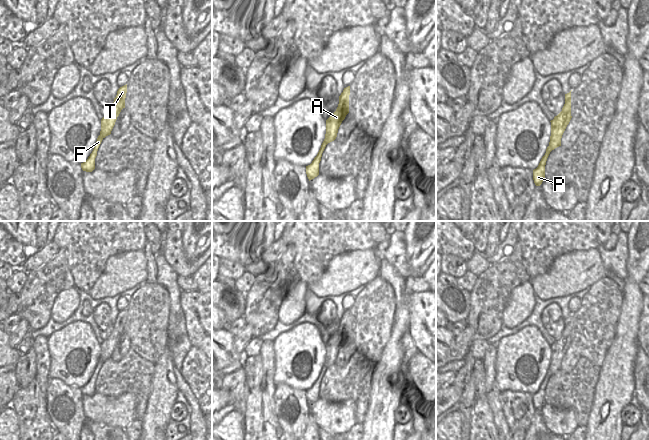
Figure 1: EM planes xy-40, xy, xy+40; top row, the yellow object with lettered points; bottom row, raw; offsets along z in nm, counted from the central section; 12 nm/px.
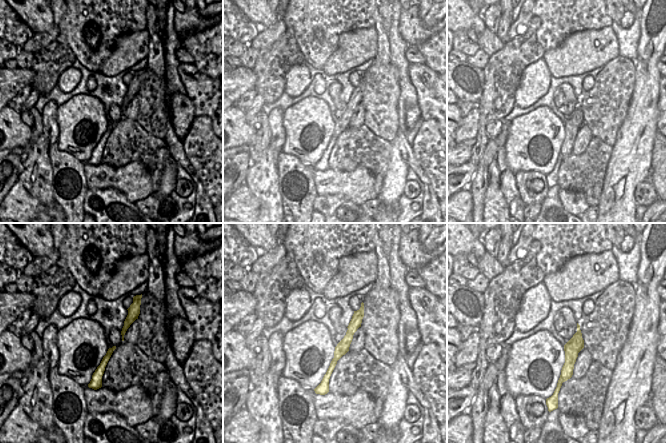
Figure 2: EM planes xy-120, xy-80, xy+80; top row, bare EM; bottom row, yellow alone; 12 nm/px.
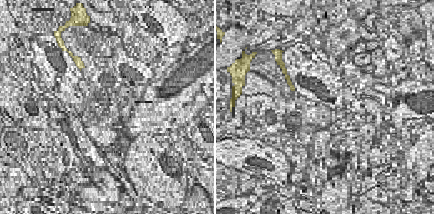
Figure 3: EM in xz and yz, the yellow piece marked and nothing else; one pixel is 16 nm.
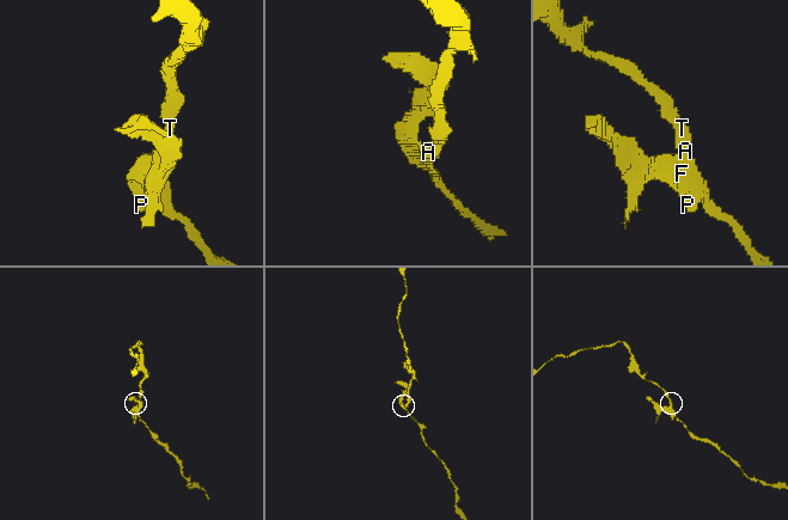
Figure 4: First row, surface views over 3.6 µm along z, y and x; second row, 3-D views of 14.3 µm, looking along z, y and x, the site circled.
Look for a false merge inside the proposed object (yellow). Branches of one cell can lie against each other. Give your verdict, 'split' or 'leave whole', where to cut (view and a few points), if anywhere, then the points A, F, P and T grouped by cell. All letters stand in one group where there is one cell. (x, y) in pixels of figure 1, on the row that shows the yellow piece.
split | xy+40 (549, 143), (551, 150) | A T / F P

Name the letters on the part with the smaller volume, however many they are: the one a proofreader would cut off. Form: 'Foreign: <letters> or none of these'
Foreign: F, P

